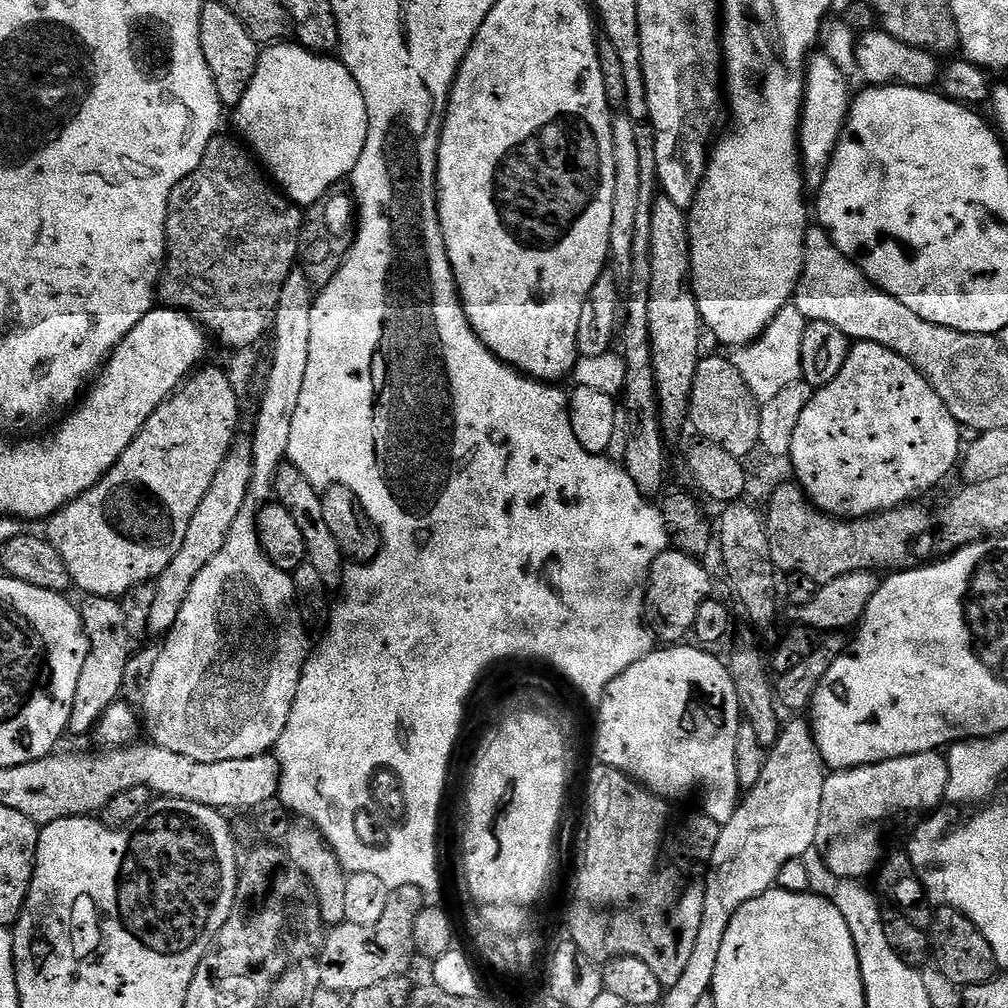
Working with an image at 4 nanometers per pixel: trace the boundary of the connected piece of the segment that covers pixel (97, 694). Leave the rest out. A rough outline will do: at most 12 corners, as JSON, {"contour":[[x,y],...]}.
{"contour":[[83,601],[88,653],[68,732],[93,731],[121,699],[130,655],[123,603]]}

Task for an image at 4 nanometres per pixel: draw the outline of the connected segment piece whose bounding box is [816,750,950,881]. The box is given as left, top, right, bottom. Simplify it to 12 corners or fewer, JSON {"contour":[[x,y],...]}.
{"contour":[[943,751],[825,775],[818,852],[840,880],[881,863],[880,824],[931,814]]}

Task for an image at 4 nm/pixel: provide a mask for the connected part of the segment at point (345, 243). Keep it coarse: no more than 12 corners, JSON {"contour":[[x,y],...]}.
{"contour":[[333,191],[304,212],[298,268],[326,287],[352,248],[358,208]]}

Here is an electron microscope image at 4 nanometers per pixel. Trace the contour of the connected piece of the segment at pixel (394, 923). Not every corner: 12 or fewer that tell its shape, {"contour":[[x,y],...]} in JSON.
{"contour":[[413,884],[389,891],[374,926],[335,925],[319,987],[351,994],[403,976],[426,907]]}

